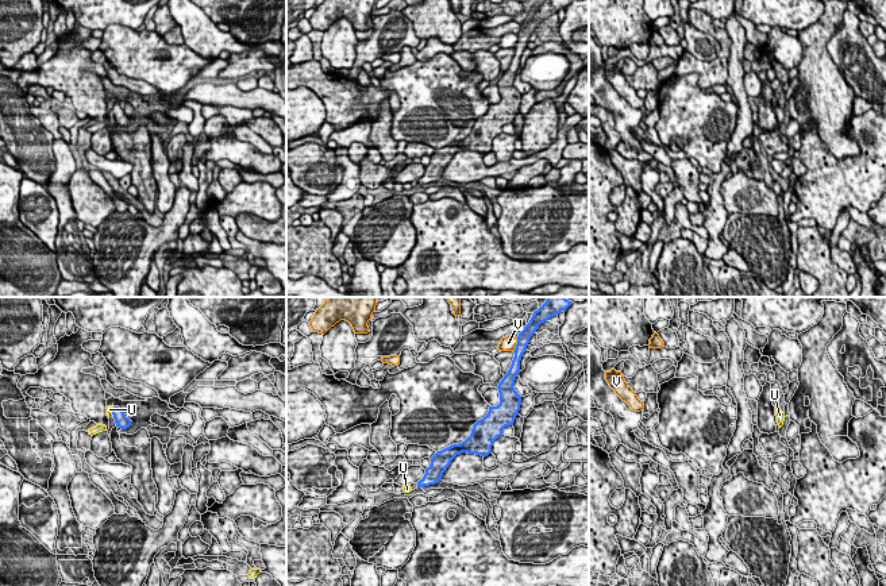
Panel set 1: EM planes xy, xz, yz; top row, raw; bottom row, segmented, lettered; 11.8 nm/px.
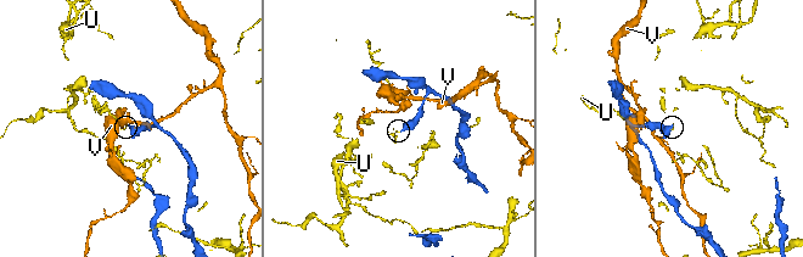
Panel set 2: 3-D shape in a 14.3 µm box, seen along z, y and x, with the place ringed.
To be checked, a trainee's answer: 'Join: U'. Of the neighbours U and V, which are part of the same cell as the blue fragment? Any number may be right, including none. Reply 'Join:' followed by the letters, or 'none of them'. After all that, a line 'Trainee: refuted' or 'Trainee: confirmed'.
Join: none of them
Trainee: refuted

